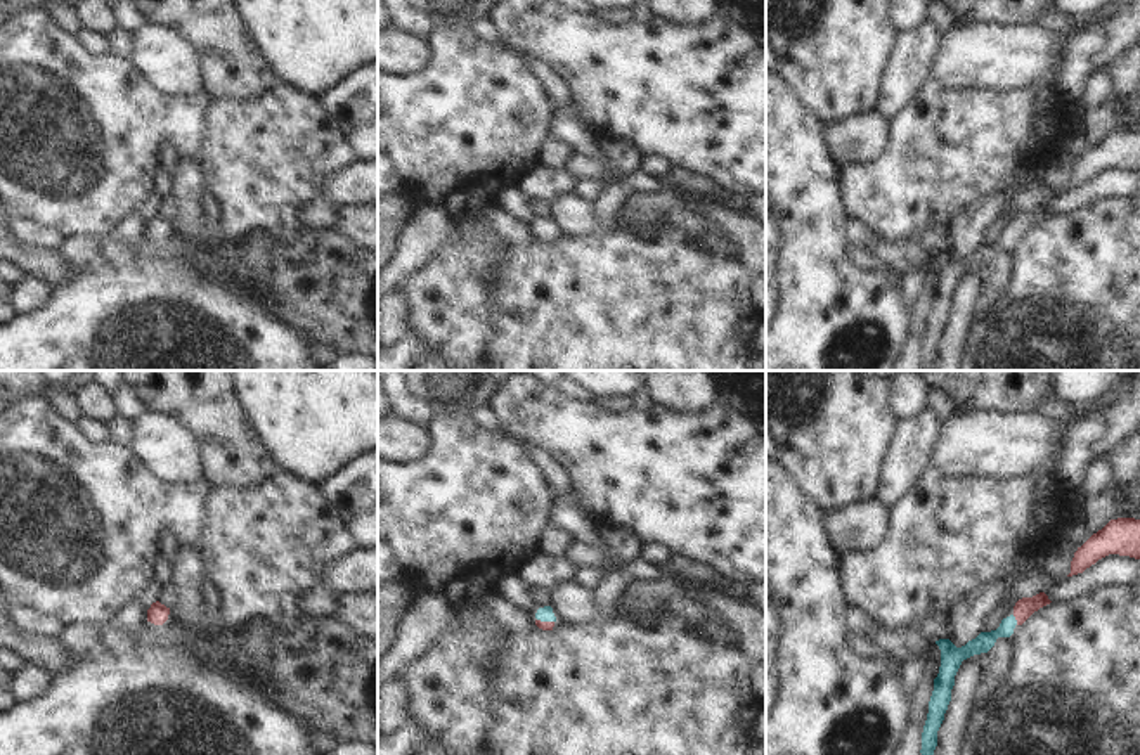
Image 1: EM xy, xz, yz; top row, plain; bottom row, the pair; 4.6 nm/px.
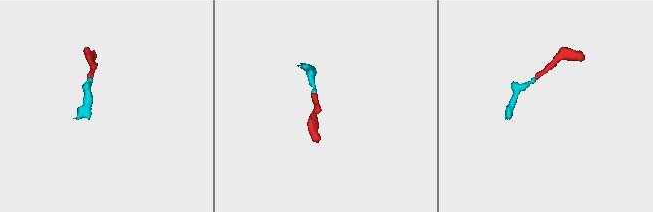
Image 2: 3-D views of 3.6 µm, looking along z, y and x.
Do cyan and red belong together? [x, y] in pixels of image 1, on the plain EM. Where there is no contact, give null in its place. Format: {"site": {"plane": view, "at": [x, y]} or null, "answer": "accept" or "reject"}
{"site": {"plane": "yz", "at": [1016, 232]}, "answer": "accept"}

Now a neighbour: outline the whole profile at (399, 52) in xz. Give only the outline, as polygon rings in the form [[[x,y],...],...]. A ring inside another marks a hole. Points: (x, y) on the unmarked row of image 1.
[[[388,26],[378,29],[378,69],[385,74],[416,74],[431,59],[426,38]]]

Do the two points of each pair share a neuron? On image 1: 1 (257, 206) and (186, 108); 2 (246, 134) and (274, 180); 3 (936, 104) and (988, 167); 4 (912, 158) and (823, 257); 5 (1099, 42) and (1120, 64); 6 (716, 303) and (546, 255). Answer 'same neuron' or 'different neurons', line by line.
1: different neurons
2: same neuron
3: same neuron
4: different neurons
5: different neurons
6: same neuron

